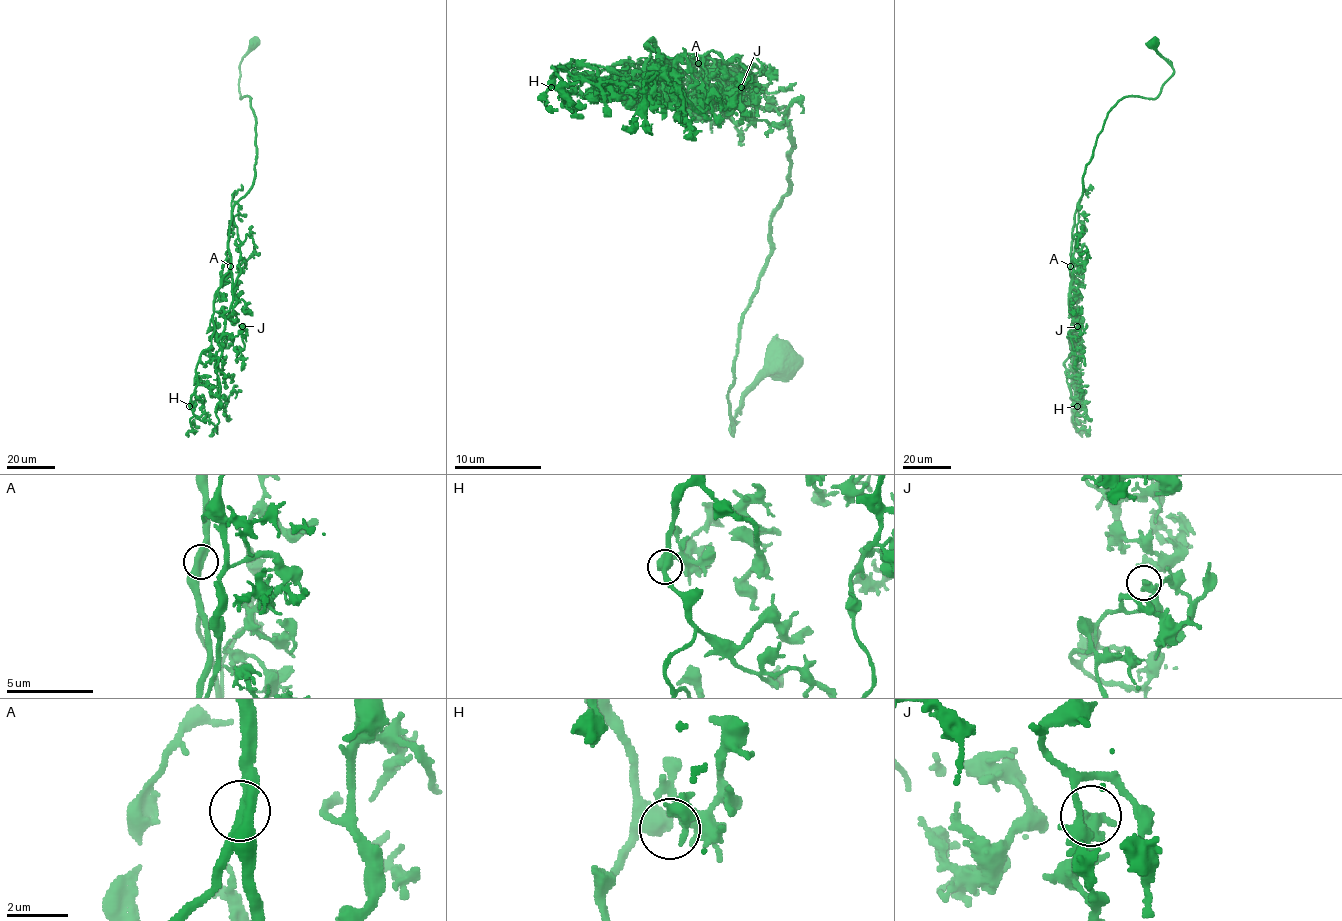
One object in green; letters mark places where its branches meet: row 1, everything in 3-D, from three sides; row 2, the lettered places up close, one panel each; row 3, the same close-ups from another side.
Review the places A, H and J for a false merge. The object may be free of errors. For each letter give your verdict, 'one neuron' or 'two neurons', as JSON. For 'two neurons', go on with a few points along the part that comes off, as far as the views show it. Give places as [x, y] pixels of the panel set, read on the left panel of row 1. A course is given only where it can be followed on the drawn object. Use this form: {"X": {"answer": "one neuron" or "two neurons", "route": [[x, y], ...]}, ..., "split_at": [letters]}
{"A": {"answer": "one neuron"}, "H": {"answer": "one neuron"}, "J": {"answer": "one neuron"}, "split_at": []}

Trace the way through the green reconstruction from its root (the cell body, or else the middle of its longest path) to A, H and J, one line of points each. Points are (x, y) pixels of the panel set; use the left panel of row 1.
A: (252, 43), (240, 65), (238, 88), (254, 114), (257, 158), (254, 184), (231, 214), (230, 266)
H: (252, 43), (238, 88), (255, 120), (254, 184), (233, 207), (231, 265), (189, 406)
J: (252, 43), (238, 88), (254, 114), (257, 158), (254, 184), (231, 214), (223, 333), (237, 336), (242, 326)

